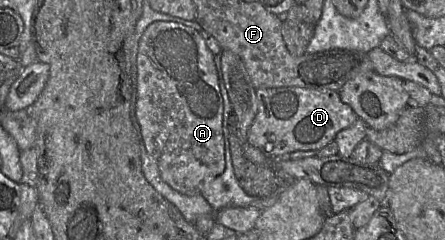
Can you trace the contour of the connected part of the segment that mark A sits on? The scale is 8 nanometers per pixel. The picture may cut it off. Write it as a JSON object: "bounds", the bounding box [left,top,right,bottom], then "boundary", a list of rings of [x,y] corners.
{"bounds":[136,22,225,195],"boundary":[[[175,22],[151,23],[138,42],[136,117],[142,140],[147,153],[156,161],[161,178],[174,190],[186,195],[201,193],[206,181],[225,170],[224,104],[214,57],[200,32]]]}

